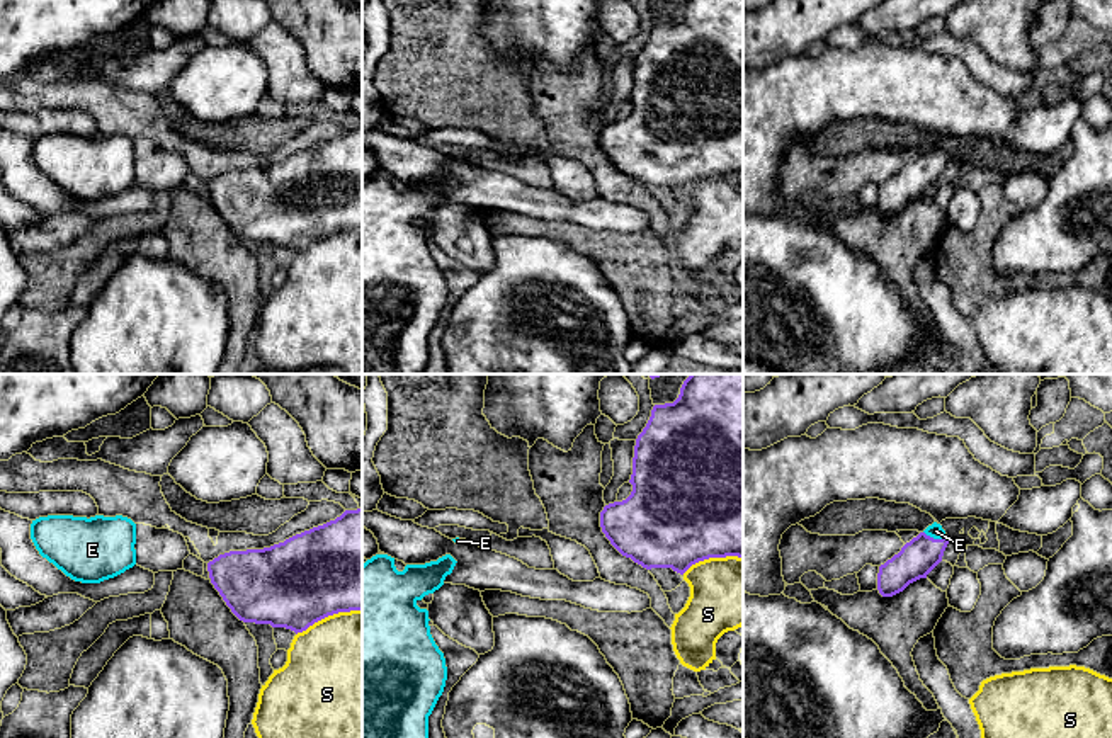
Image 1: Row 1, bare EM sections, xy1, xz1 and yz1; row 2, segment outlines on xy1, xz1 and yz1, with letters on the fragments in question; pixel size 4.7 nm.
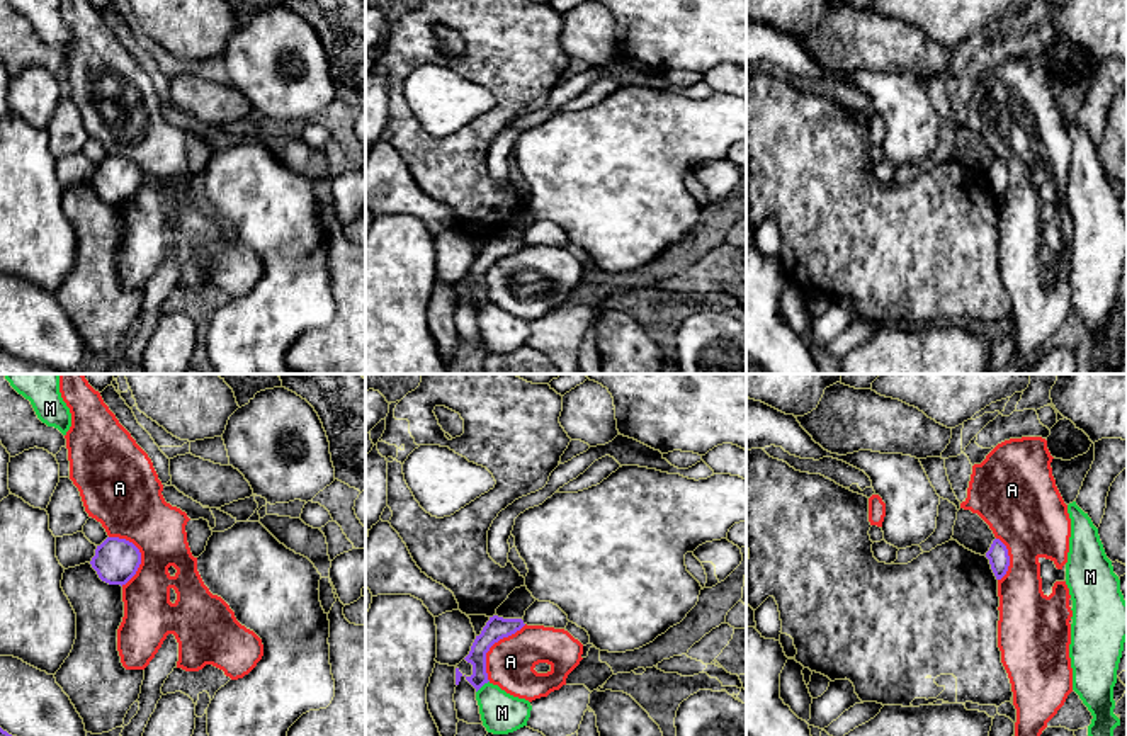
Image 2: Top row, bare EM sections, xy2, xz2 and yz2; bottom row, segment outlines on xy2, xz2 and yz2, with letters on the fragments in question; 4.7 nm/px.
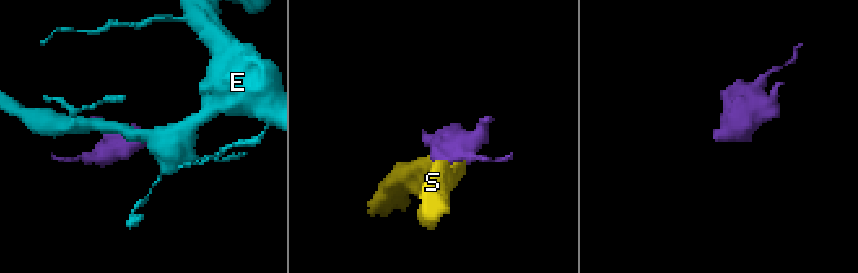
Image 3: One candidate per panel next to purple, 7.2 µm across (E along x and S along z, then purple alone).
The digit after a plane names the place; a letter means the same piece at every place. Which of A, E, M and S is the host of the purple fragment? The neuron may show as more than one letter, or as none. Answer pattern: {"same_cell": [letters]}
{"same_cell": ["E"]}

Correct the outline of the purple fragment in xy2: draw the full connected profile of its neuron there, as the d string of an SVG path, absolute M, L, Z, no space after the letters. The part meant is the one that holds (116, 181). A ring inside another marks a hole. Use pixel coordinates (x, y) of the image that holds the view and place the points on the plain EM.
M107 156L90 180L99 197L109 204L126 204L141 184L139 168L119 156Z

